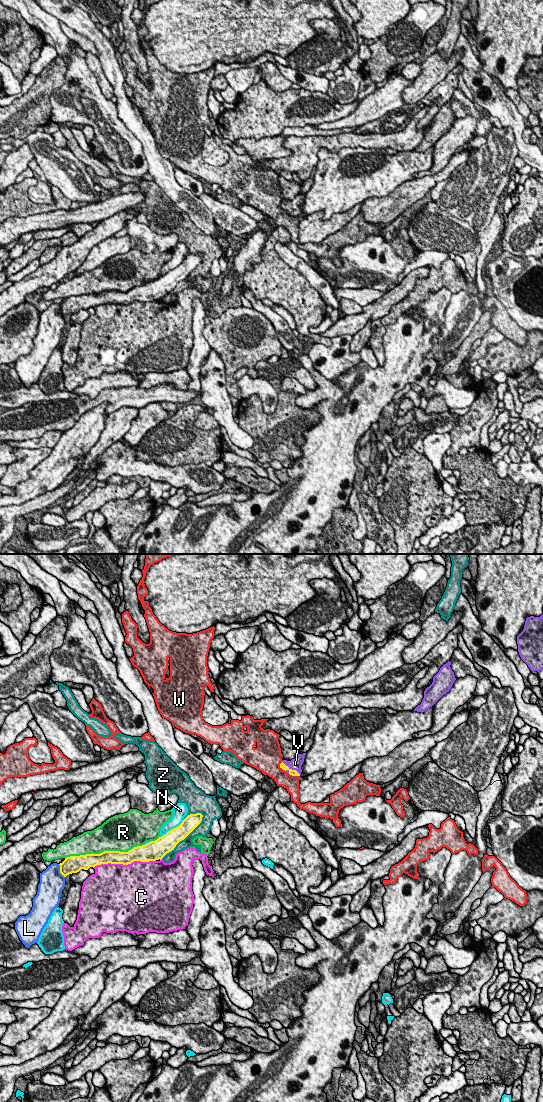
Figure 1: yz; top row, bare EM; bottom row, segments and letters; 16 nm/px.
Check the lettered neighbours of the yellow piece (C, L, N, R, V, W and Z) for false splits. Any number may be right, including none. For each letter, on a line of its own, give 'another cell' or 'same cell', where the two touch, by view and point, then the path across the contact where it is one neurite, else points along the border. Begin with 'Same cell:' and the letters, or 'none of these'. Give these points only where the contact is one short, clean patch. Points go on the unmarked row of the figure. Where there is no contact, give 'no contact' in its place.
Same cell: V
C: another cell | yz (124, 304)
L: another cell | yz (60, 311)
N: another cell | yz (172, 269)
R: another cell | yz (105, 291)
V: same cell | yz (291, 209) | across yz (292, 212), (291, 209), (295, 204)
W: another cell | yz (281, 207)
Z: another cell | yz (185, 277)

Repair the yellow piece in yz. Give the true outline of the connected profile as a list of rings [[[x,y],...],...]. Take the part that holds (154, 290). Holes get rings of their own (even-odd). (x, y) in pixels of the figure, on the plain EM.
[[[201,253],[188,255],[182,263],[168,271],[162,277],[145,285],[134,287],[128,292],[104,291],[100,294],[86,294],[70,296],[60,303],[60,313],[66,317],[77,313],[81,309],[88,310],[101,304],[123,304],[128,305],[134,301],[149,302],[162,300],[162,298],[184,280],[202,261]]]

